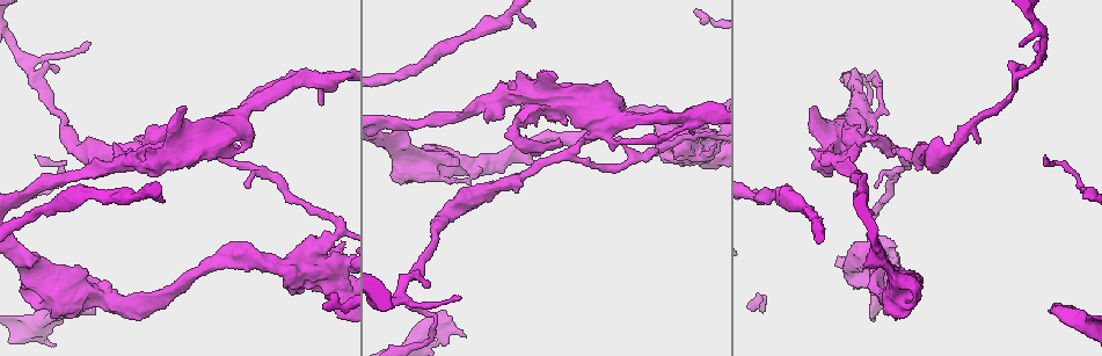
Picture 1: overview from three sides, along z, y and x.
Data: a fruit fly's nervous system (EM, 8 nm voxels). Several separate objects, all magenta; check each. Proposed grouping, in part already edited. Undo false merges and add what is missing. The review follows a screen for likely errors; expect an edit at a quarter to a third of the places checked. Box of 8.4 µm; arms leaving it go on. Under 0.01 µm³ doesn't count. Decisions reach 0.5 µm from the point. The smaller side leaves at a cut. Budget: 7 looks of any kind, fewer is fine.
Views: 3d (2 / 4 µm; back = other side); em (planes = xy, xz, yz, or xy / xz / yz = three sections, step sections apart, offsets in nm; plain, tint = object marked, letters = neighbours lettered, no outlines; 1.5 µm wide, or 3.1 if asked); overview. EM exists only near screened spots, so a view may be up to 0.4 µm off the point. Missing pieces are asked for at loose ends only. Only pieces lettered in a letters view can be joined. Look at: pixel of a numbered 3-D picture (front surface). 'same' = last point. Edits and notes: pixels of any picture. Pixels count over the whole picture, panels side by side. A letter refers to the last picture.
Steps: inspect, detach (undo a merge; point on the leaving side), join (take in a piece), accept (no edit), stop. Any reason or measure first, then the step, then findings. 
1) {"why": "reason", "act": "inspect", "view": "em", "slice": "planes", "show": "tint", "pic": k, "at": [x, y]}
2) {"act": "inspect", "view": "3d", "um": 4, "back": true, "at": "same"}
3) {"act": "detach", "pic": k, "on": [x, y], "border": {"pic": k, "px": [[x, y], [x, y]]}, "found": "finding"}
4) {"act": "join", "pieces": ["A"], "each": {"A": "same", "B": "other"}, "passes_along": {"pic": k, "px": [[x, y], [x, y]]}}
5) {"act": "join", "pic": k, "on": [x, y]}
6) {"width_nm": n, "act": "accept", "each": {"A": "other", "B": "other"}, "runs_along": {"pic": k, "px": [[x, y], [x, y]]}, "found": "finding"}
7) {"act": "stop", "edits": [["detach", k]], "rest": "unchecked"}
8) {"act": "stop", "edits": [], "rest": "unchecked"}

{"why": "calibre changes", "act": "inspect", "view": "em", "slice": "yz", "step": 4, "show": "tint", "pic": 1, "at": [1078, 180]}

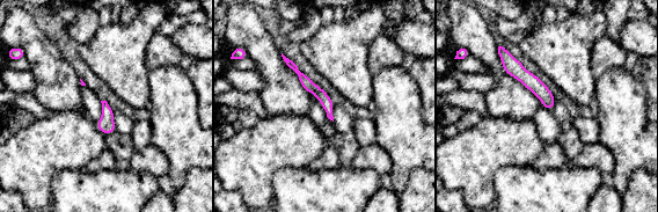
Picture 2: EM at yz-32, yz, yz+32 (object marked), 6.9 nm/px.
{"act": "inspect", "view": "em", "slice": "planes", "show": "letters", "at": "same"}

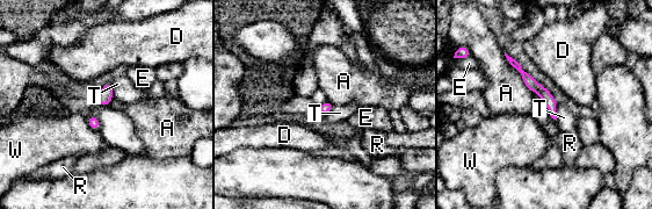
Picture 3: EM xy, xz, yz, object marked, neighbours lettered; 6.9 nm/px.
{"width_nm": 80, "act": "accept", "each": {"A": "other", "D": "other", "E": "other", "R": "other", "T": "other", "W": "other"}, "border": {"pic": 3, "px": [[504, 52], [523, 84], [531, 91]]}, "found": "one cell here"}

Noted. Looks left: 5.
{"why": "calibre changes", "act": "inspect", "view": "3d", "um": 4, "pic": 1, "at": [923, 154]}

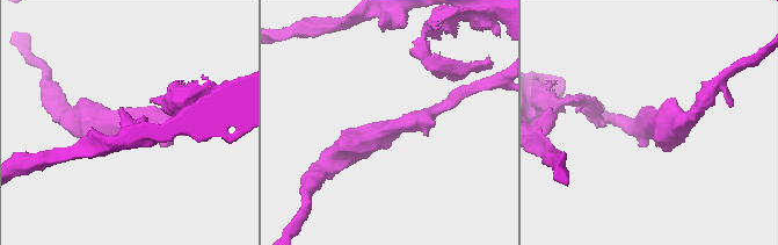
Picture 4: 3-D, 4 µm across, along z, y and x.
{"act": "inspect", "view": "em", "slice": "planes", "show": "tint", "pic": 4, "at": [406, 123]}

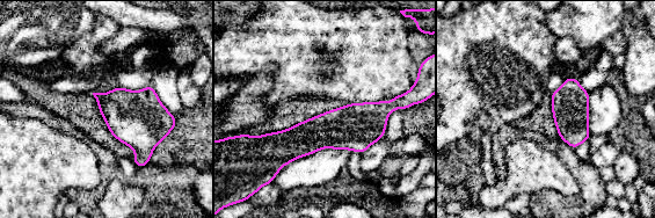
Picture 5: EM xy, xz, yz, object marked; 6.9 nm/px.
{"why": "what lies round it", "act": "inspect", "view": "em", "slice": "planes", "show": "letters", "at": "same"}

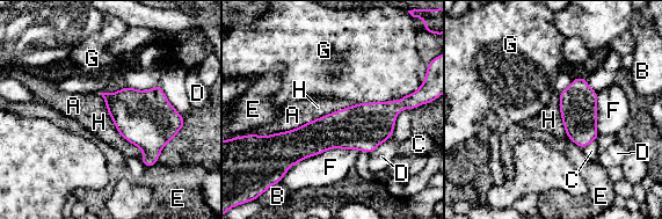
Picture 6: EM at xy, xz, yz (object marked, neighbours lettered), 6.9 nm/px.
{"arm_widths_nm": [170, 460], "act": "accept", "each": {"A": "other", "B": "other", "C": "other", "D": "other", "E": "other", "F": "other", "G": "other", "H": "other"}, "found": "all the same cell"}

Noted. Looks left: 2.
{"why": "branch stops here", "act": "inspect", "view": "em", "slice": "planes", "show": "letters", "pic": 1, "at": [94, 313]}

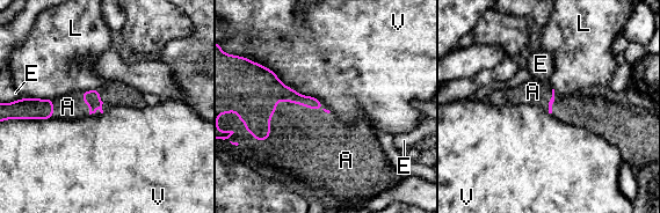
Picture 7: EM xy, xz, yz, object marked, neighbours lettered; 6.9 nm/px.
{"act": "join", "pieces": ["A"], "each": {"A": "same", "E": "other", "L": "other", "V": "other"}, "found": "the cell continues"}

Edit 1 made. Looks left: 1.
{"act": "stop", "edits": [["join", 7]], "rest": "unchecked"}

